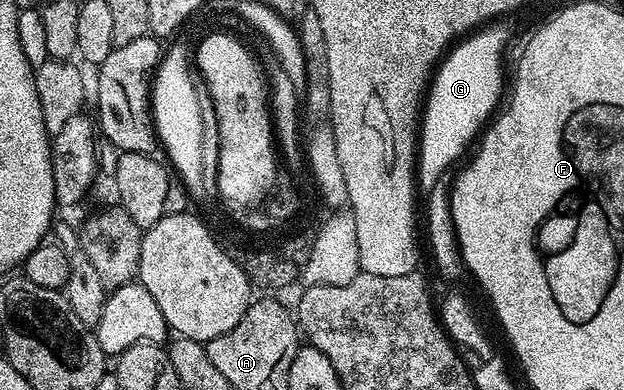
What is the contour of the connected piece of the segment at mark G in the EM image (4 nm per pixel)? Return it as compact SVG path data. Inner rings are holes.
M500 26L488 28L462 39L444 57L430 83L422 113L417 155L417 184L424 191L428 192L435 186L435 182L464 152L465 146L476 139L479 128L483 128L490 119L489 114L499 98L503 50L510 38Z

